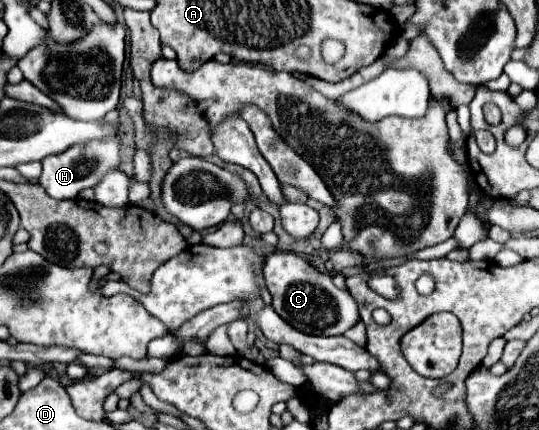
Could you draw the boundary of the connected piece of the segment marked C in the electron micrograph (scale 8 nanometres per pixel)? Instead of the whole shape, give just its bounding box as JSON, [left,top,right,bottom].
[265,251,359,335]

